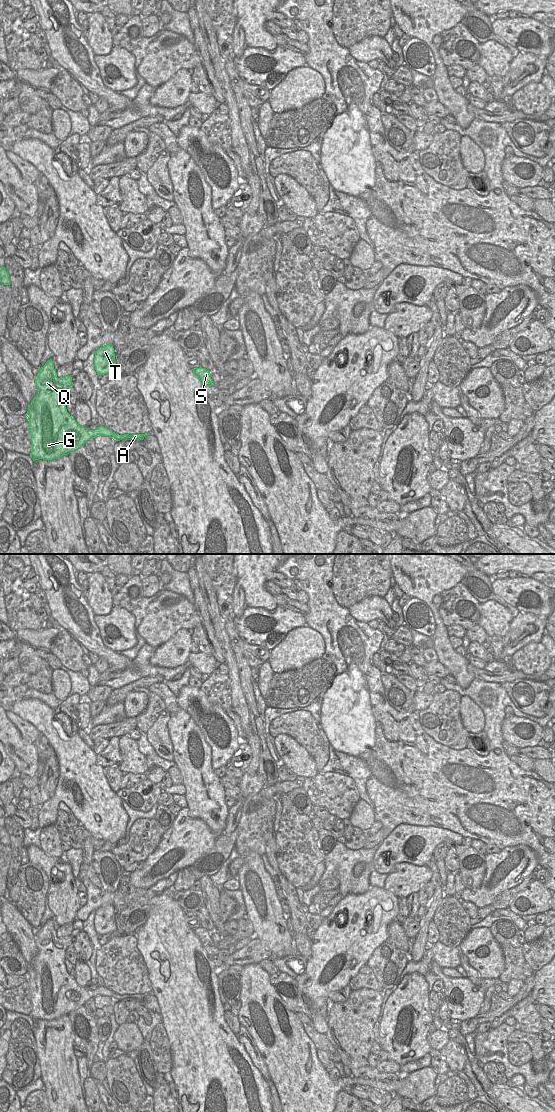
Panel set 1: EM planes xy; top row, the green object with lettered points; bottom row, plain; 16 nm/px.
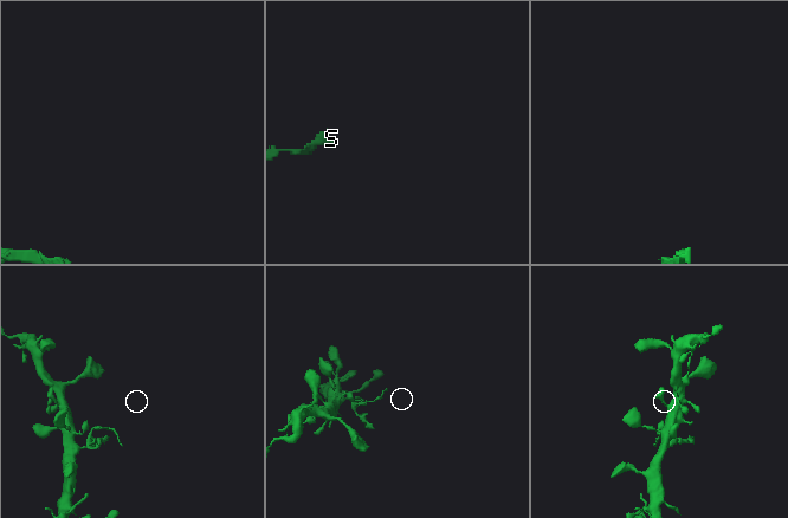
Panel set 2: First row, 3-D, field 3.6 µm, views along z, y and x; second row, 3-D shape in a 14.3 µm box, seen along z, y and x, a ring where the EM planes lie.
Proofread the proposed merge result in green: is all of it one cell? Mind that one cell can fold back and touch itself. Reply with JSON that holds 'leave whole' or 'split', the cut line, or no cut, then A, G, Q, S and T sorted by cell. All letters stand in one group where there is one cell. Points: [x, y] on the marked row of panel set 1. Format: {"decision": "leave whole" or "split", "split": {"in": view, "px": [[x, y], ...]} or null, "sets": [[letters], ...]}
{"decision": "split", "split": {"in": "xy", "px": [[112, 431], [111, 437]]}, "sets": [["A", "S"], ["G", "Q", "T"]]}

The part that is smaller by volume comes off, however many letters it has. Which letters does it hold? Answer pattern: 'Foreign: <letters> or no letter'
Foreign: A, S

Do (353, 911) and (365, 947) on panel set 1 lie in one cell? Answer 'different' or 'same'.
same

